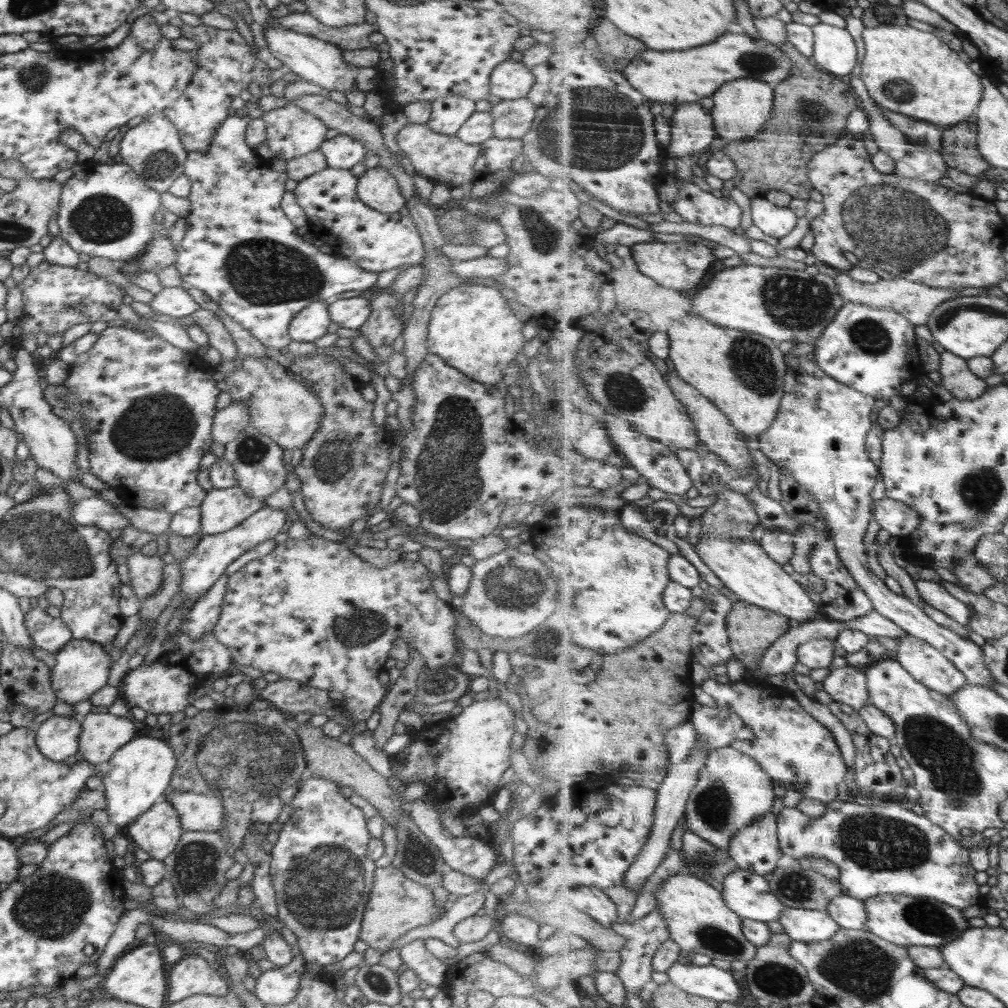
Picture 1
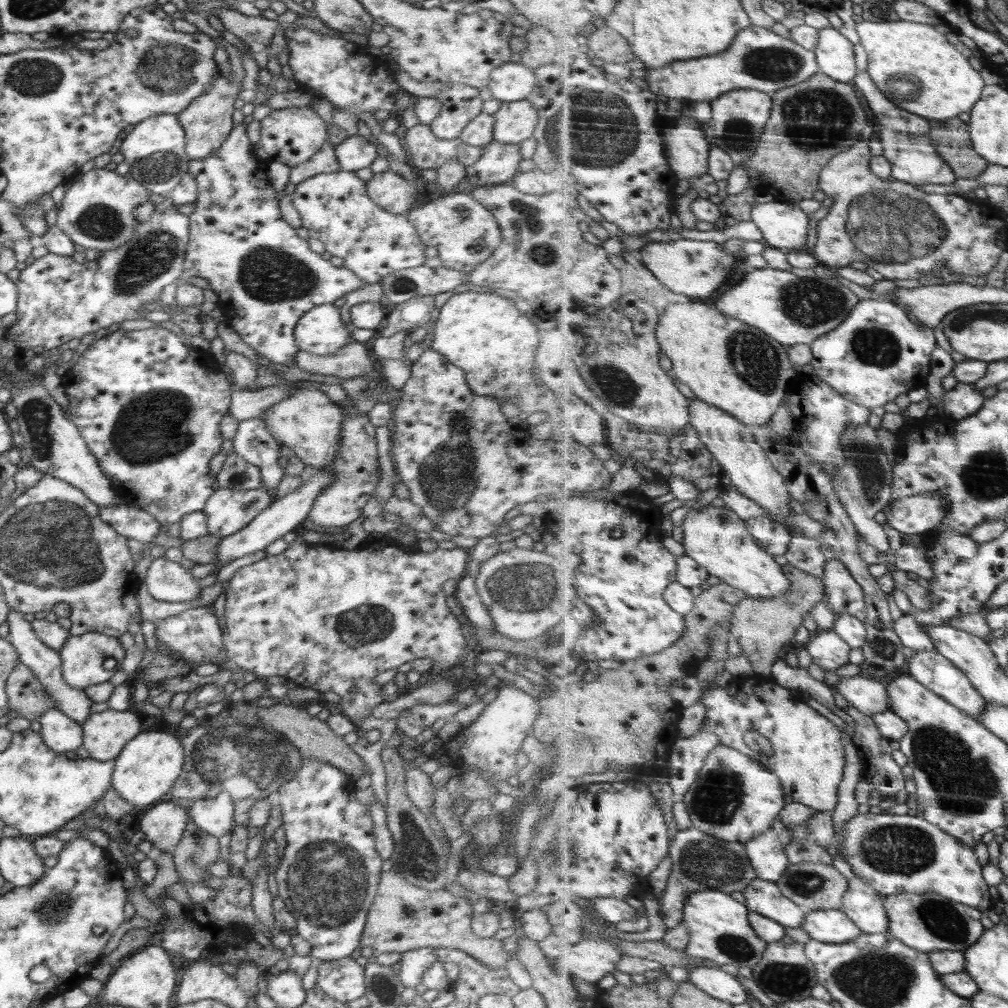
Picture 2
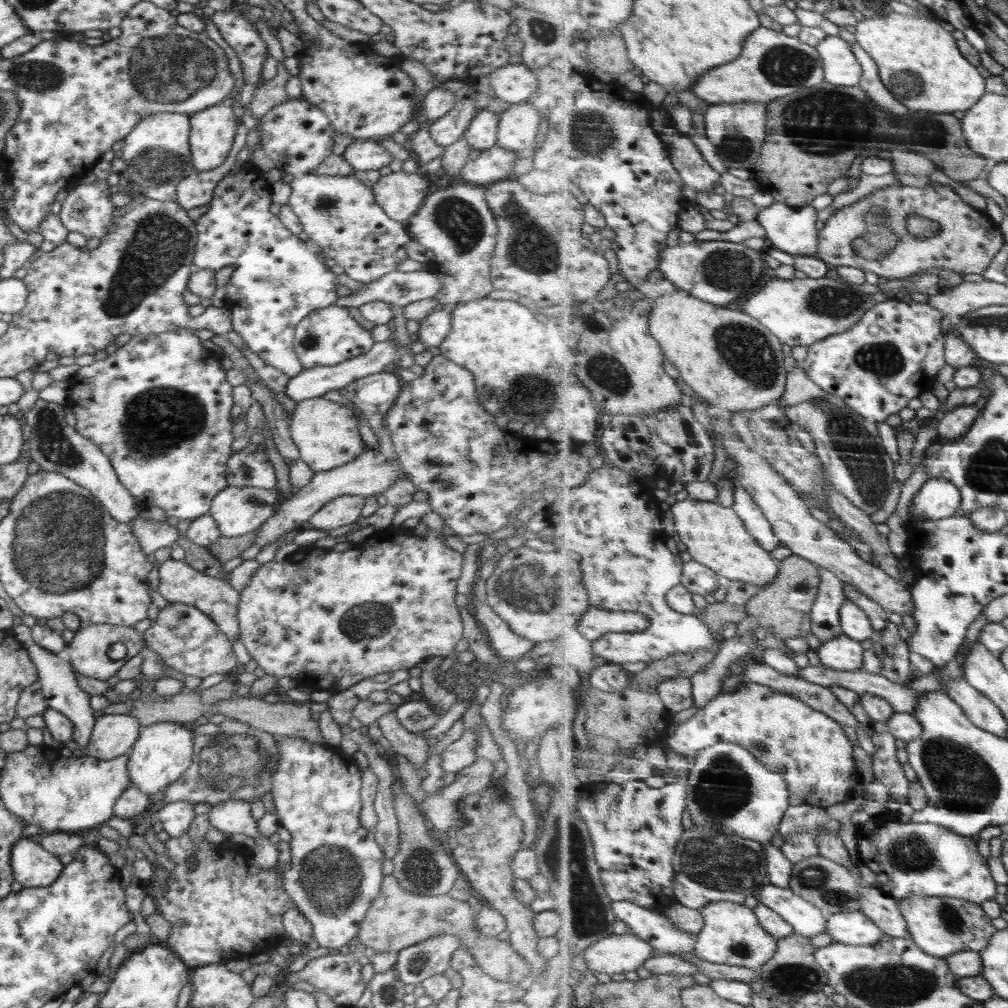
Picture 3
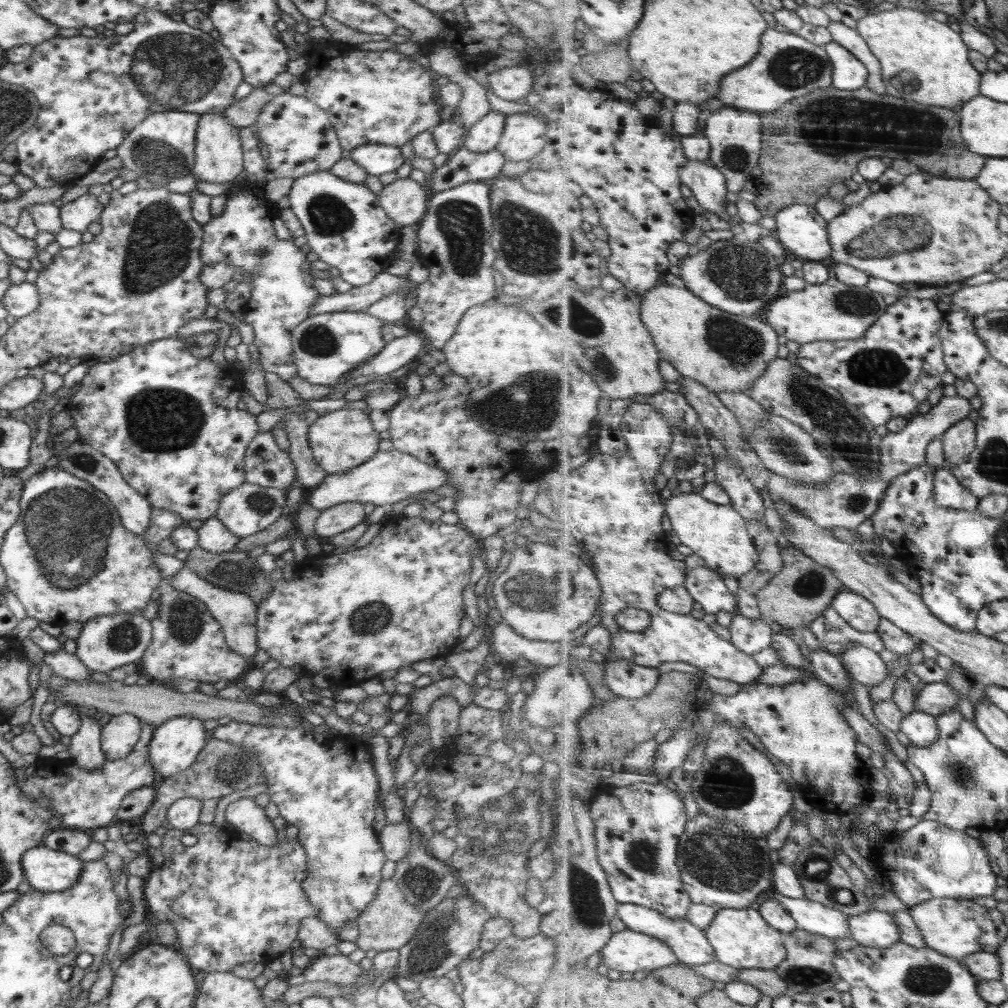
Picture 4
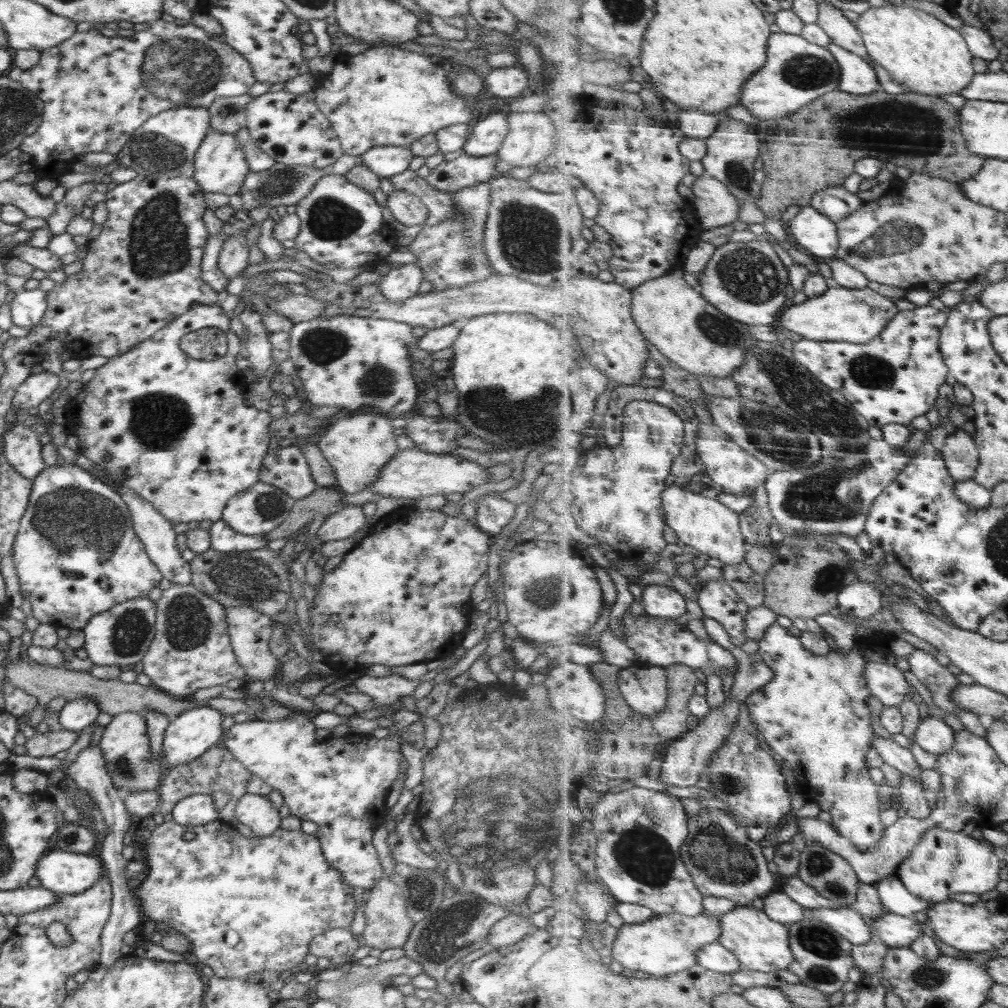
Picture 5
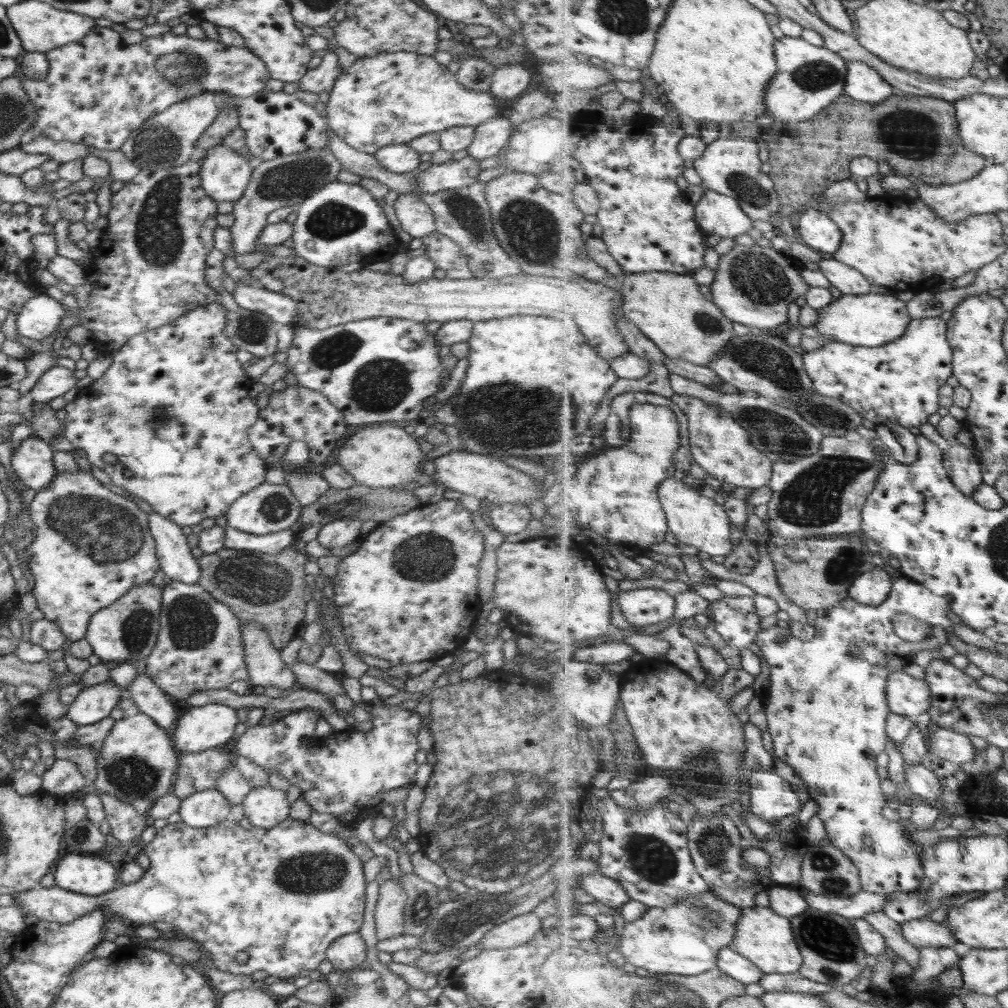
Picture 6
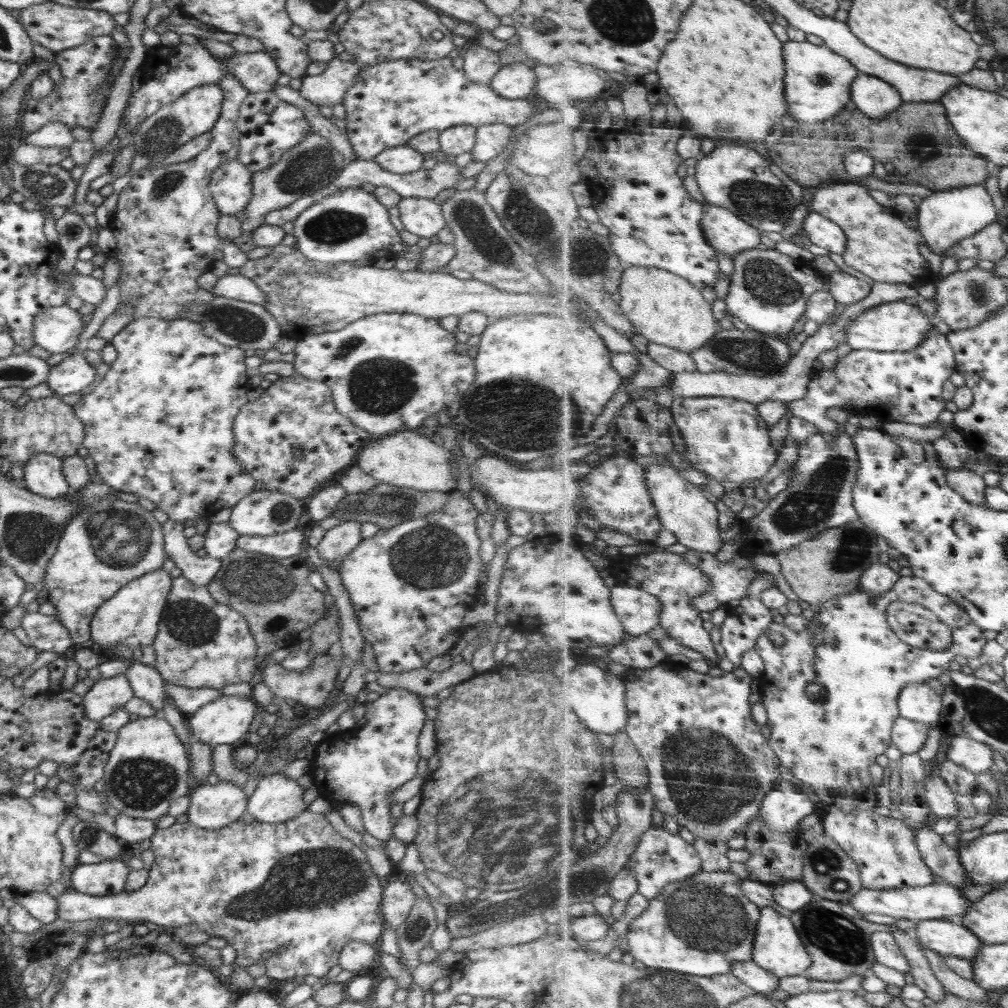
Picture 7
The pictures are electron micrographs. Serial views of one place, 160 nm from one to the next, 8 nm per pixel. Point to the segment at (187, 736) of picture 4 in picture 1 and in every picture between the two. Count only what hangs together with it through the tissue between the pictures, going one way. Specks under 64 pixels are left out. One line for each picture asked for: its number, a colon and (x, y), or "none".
1: (138, 773)
2: (145, 770)
3: (163, 751)

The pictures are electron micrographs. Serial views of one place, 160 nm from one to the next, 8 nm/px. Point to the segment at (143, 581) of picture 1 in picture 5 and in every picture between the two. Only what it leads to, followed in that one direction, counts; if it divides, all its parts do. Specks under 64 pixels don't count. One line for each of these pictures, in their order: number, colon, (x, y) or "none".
2: (169, 581)
3: (179, 583)
4: (236, 613)
5: (249, 630)

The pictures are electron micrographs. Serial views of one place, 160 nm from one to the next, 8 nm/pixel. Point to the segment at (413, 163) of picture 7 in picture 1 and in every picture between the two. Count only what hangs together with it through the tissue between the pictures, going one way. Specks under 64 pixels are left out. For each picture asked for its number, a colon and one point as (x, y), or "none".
1: (343, 151)
2: (355, 152)
3: (363, 155)
4: (376, 158)
5: (385, 161)
6: (399, 158)

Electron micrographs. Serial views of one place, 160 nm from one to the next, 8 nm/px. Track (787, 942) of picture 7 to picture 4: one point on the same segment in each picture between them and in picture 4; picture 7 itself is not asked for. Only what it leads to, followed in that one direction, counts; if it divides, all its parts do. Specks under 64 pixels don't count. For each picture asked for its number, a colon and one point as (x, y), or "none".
4: (743, 938)
5: (763, 944)
6: (767, 938)

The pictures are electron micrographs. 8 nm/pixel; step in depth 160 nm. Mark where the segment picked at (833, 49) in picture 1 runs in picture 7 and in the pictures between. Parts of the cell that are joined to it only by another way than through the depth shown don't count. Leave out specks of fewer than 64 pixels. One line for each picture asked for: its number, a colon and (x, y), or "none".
2: (837, 55)
3: (842, 67)
4: (851, 73)
5: (859, 77)
6: (865, 83)
7: (875, 96)

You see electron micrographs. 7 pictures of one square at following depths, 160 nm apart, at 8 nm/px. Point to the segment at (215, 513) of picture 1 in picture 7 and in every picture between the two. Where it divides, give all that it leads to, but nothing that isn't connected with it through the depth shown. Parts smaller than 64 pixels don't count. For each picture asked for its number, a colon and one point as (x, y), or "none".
2: (227, 511)
3: (237, 510)
4: (248, 509)
5: (259, 509)
6: (268, 508)
7: (261, 513)

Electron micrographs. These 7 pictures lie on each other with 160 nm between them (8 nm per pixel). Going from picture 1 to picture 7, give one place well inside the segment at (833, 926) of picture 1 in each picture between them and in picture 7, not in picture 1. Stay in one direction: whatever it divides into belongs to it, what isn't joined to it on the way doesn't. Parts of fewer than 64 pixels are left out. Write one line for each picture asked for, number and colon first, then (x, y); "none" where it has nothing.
2: (835, 926)
3: (857, 928)
4: (879, 927)
5: (896, 930)
6: (924, 933)
7: (944, 936)

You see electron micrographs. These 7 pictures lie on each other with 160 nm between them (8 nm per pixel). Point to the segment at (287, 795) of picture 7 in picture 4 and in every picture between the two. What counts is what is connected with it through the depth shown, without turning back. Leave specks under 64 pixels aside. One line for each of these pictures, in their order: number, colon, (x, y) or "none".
4: (245, 816)
5: (256, 812)
6: (265, 807)

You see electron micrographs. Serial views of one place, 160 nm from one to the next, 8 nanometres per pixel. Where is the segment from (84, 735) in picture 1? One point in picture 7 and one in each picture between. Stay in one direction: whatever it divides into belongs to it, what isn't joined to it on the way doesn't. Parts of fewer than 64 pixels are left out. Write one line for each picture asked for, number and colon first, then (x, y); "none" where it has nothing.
2: (105, 733)
3: (113, 735)
4: (118, 737)
5: (125, 746)
6: (137, 764)
7: (148, 768)

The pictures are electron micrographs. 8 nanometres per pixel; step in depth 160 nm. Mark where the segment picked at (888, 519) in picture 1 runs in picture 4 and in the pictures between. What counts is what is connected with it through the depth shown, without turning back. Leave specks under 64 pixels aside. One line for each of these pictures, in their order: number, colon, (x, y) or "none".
2: (922, 513)
3: (939, 498)
4: (951, 493)

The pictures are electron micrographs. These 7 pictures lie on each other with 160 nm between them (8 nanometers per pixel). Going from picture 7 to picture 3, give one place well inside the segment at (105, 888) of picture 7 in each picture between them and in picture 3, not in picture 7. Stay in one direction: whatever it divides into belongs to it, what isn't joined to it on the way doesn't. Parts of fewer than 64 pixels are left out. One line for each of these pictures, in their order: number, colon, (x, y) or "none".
3: (32, 865)
4: (46, 870)
5: (61, 872)
6: (87, 874)

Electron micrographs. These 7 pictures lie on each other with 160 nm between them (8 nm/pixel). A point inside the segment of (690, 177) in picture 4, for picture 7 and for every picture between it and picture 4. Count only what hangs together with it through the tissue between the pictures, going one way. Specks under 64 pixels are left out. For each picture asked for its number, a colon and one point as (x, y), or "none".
5: (716, 205)
6: (718, 213)
7: (728, 232)

